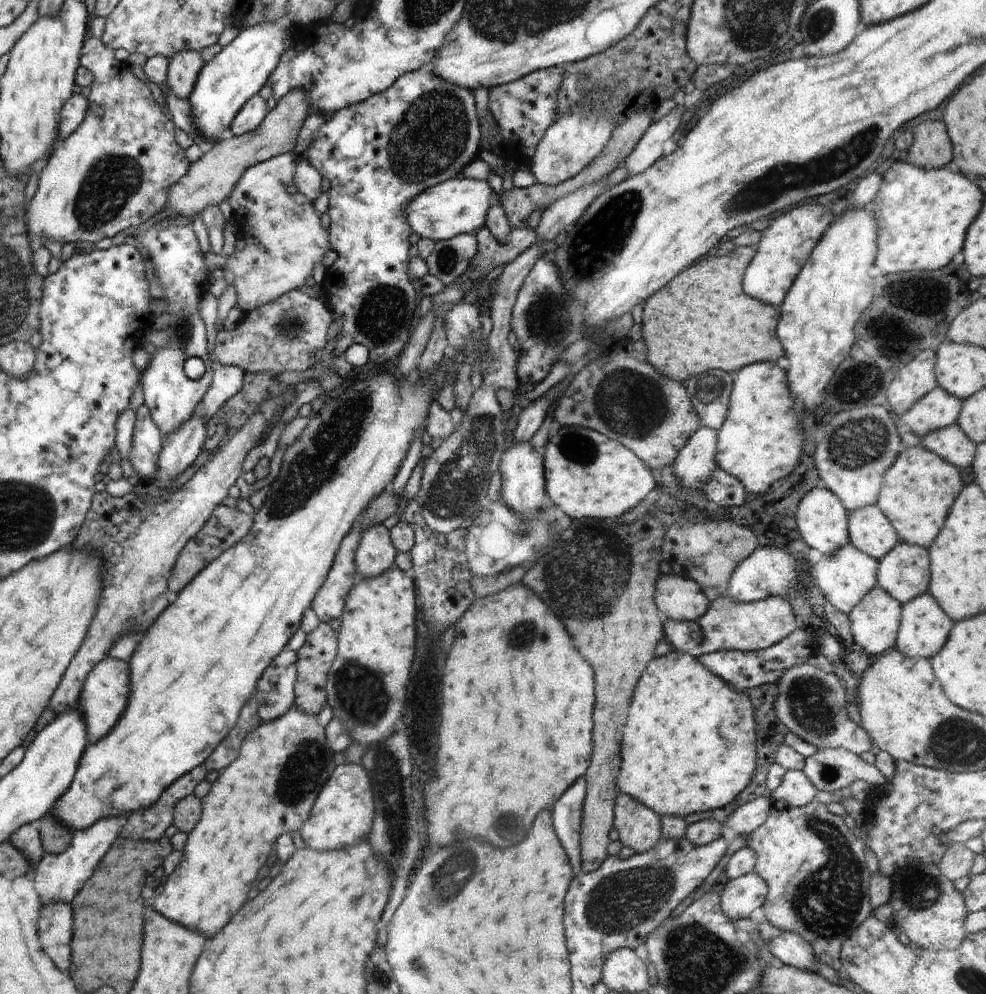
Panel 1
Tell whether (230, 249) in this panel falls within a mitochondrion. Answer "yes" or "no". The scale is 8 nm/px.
no

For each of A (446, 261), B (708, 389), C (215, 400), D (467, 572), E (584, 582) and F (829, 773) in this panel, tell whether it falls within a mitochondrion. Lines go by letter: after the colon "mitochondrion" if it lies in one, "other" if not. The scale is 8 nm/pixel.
A: mitochondrion
B: mitochondrion
C: other
D: other
E: mitochondrion
F: other

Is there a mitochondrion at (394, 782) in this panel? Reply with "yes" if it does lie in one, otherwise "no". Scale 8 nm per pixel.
yes

